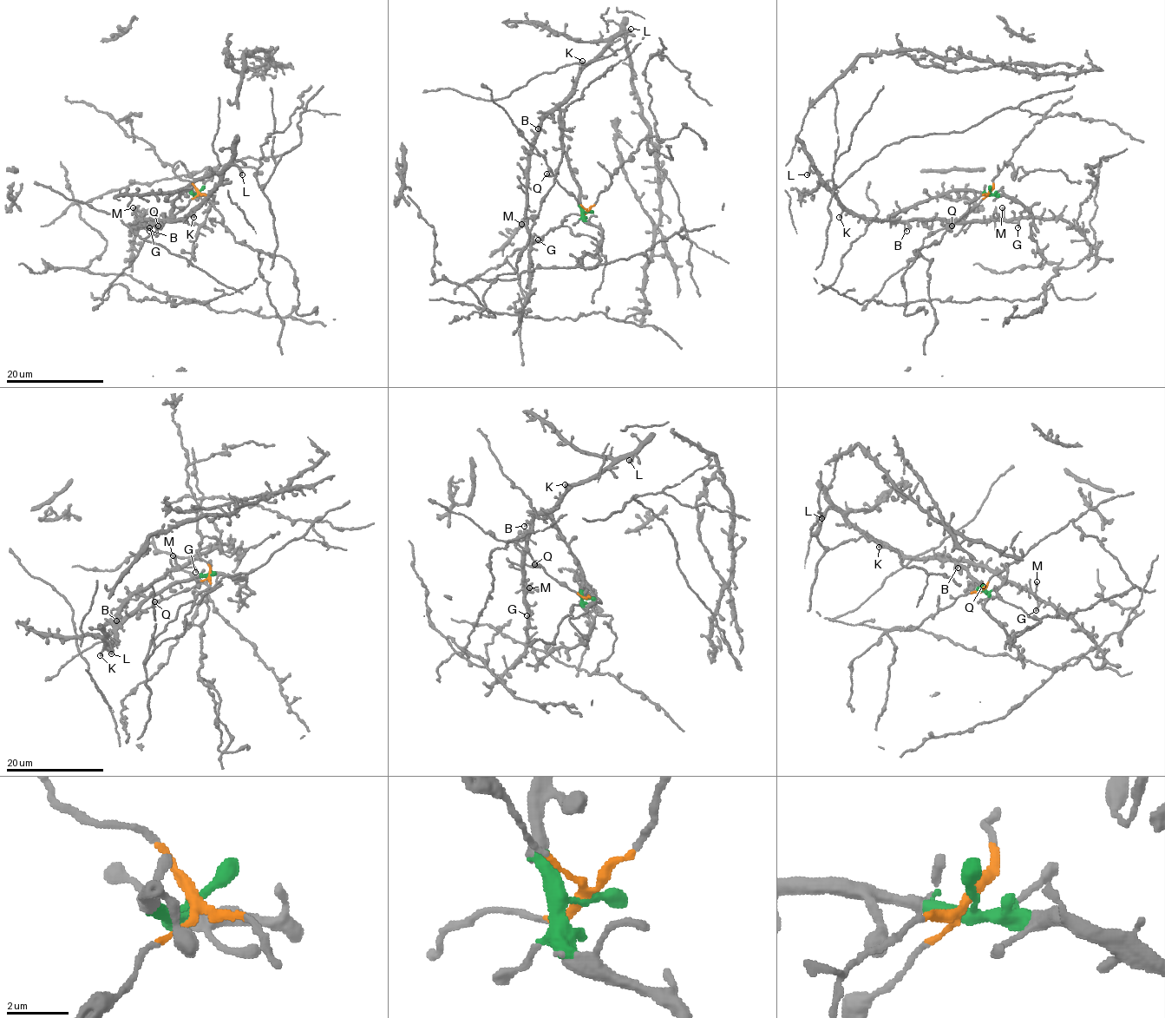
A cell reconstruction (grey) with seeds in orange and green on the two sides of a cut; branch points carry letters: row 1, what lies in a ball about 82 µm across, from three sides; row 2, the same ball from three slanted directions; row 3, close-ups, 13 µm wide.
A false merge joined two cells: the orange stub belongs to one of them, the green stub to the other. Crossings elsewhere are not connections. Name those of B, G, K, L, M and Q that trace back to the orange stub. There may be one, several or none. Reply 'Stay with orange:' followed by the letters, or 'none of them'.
Stay with orange: Q

